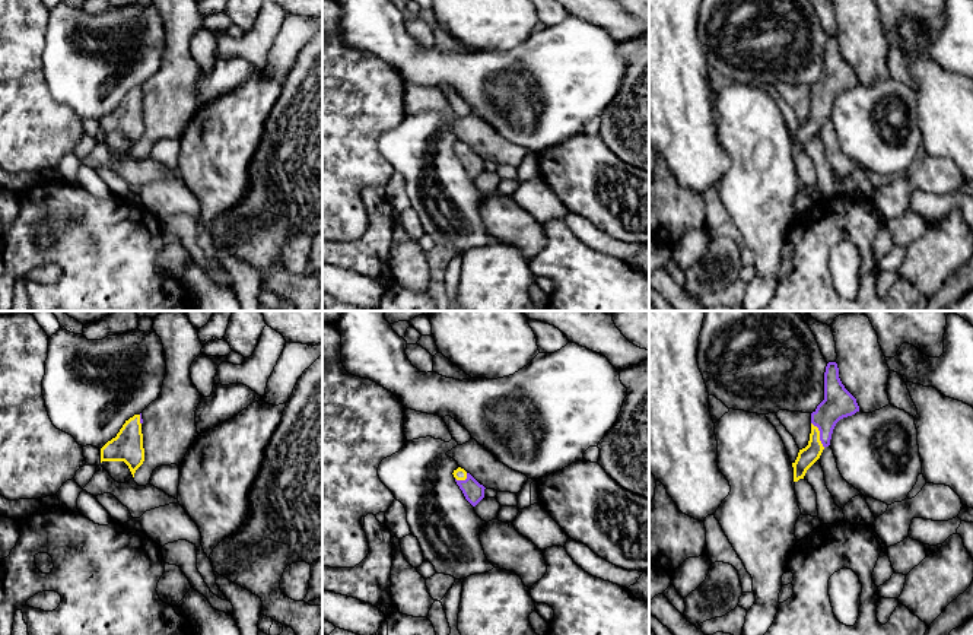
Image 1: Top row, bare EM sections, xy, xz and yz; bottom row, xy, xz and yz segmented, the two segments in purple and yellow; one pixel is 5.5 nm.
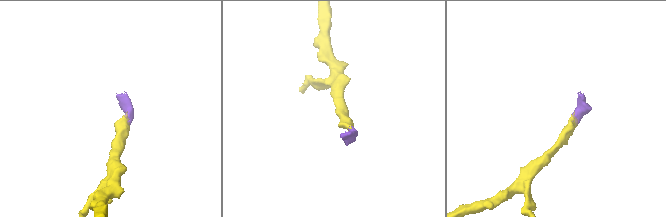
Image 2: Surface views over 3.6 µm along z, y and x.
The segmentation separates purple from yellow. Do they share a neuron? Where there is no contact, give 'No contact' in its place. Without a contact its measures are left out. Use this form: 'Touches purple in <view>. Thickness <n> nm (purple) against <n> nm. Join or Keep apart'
Touches purple in yz. Thickness 170 nm (purple) against 100 nm. Join

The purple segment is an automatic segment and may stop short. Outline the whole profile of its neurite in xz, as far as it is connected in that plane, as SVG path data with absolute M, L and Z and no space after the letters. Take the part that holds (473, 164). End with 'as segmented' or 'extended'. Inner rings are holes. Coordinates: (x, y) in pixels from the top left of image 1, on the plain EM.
M458 140L454 143L454 150L465 172L476 180L484 171L484 159L480 158L470 146Z; extended

